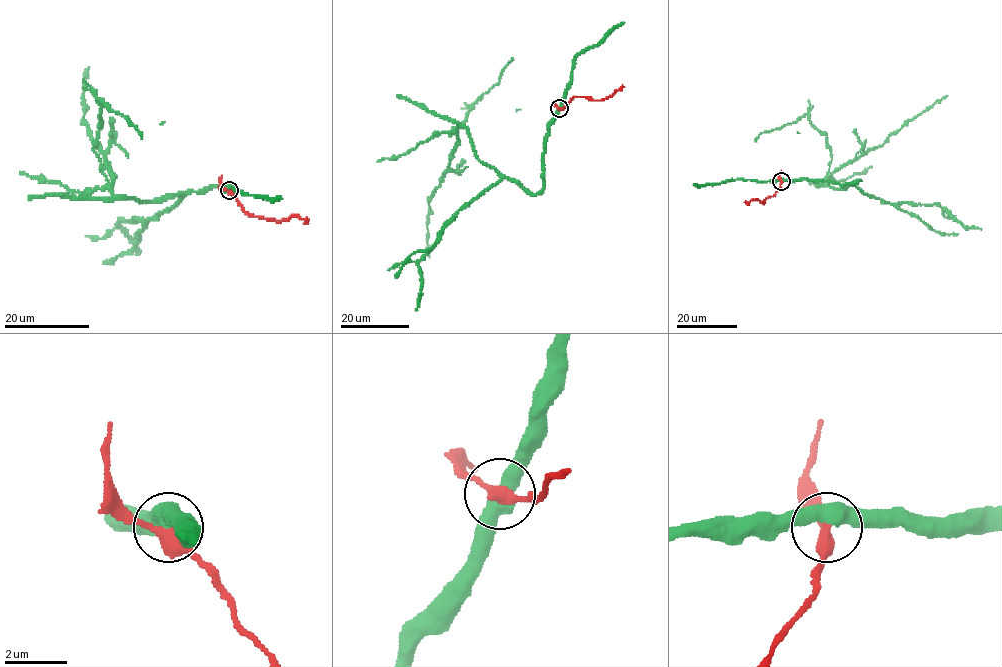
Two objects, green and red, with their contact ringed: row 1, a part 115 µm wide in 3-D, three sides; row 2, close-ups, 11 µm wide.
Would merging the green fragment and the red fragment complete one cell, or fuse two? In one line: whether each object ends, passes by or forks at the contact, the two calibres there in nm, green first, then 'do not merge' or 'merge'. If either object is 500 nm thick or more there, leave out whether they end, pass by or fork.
500 nm thick on the green side, 360 nm on the other; do not merge

